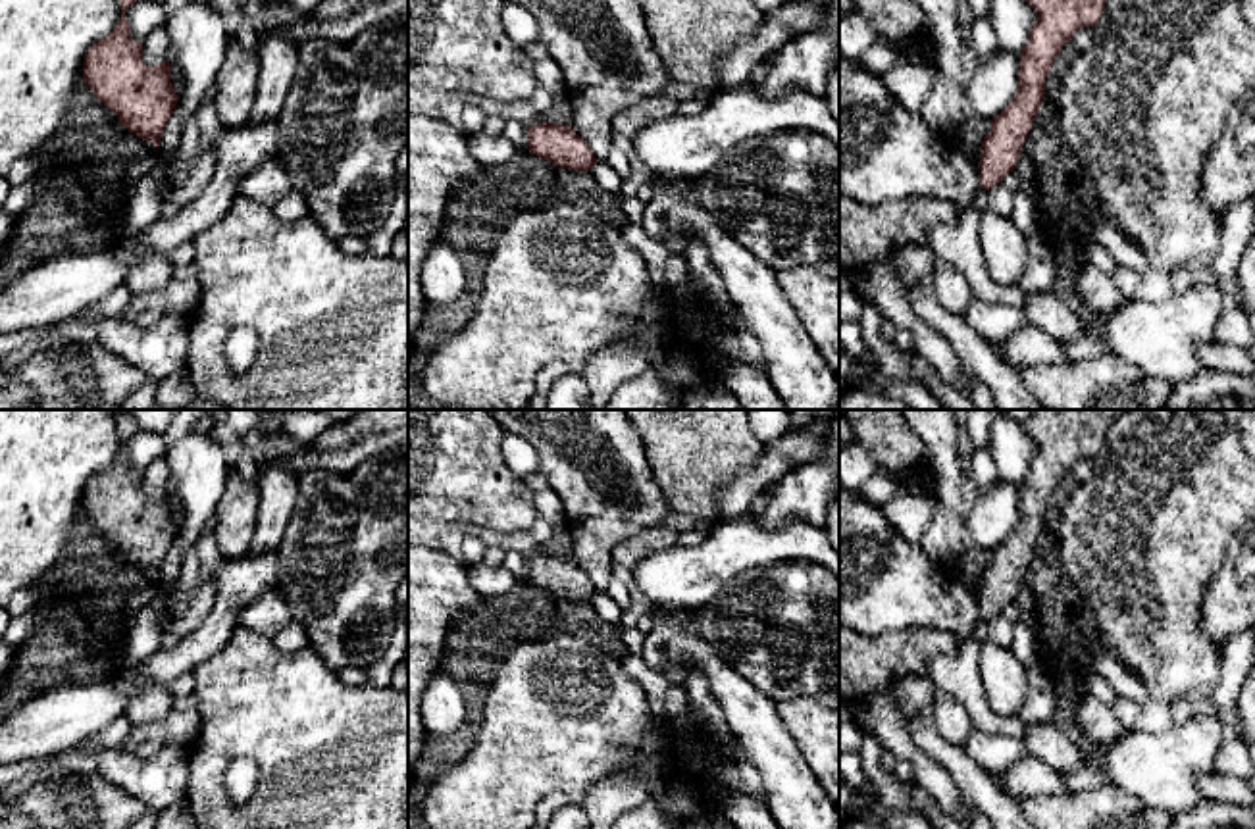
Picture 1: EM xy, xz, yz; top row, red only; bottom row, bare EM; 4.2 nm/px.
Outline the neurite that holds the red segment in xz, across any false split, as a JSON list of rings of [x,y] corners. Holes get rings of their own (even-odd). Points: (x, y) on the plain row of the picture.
[[[543,552],[527,560],[529,583],[560,598],[591,602],[597,594],[591,577],[572,560]]]

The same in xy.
[[[117,410],[119,454],[87,481],[83,512],[117,546],[123,560],[152,571],[160,581],[162,562],[179,525],[171,515],[171,494],[144,496],[142,473],[131,469],[125,442],[141,429],[129,410]]]

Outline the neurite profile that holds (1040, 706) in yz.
[[[1034,666],[1030,669],[1030,694],[1016,714],[1026,725],[1034,723],[1047,723],[1053,721],[1053,716],[1057,712],[1057,692],[1049,685],[1049,673]]]

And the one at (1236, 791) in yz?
[[[1209,771],[1195,779],[1199,798],[1251,808],[1255,802],[1249,779]]]

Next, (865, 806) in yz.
[[[870,791],[855,792],[845,817],[858,817],[891,829],[934,829],[916,812],[891,812],[884,808]]]

